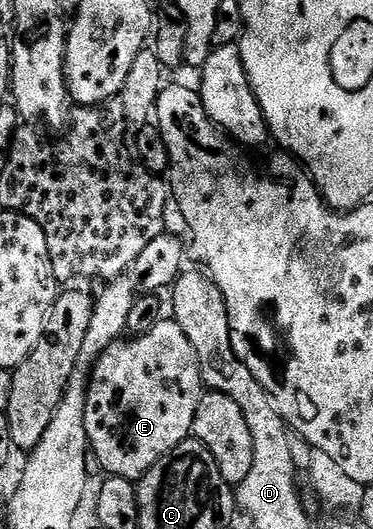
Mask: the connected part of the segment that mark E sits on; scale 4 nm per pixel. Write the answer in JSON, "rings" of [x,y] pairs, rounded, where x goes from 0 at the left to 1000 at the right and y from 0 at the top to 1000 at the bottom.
{"rings":[[[464,601],[429,603],[405,624],[378,635],[311,643],[306,650],[295,650],[276,664],[271,677],[255,682],[233,722],[233,758],[228,760],[228,775],[223,777],[223,796],[228,798],[233,836],[241,853],[249,856],[252,875],[257,870],[279,885],[273,890],[287,900],[322,900],[354,911],[370,909],[434,862],[453,858],[491,832],[504,830],[515,822],[523,807],[528,767],[534,766],[534,754],[544,747],[550,747],[550,728],[544,724],[534,679],[528,677],[528,662],[517,662],[507,639],[496,639],[496,624],[485,624],[485,616]]]}

